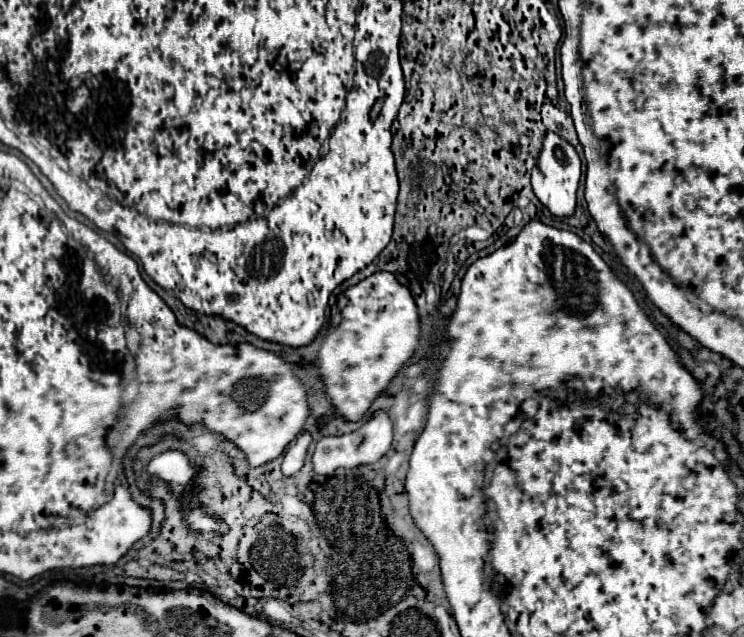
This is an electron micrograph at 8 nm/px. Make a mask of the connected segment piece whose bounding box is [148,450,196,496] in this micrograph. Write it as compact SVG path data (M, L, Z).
M168 450L168 452L162 452L156 458L152 458L148 464L148 472L166 480L178 496L182 496L186 484L192 484L192 478L196 474L196 470L190 466L188 458L176 450Z

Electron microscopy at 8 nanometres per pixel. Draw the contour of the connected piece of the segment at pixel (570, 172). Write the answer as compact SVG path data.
M548 132L544 138L544 146L538 158L538 168L536 174L532 174L532 190L536 198L554 214L554 216L572 216L576 210L576 192L578 192L578 182L582 174L582 162L578 152L574 150L572 144L556 136L554 132Z

